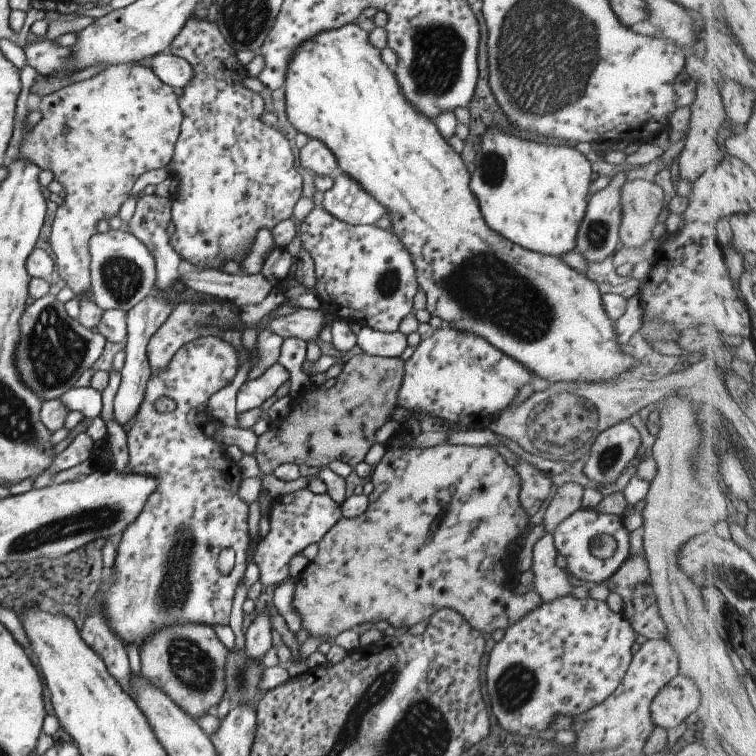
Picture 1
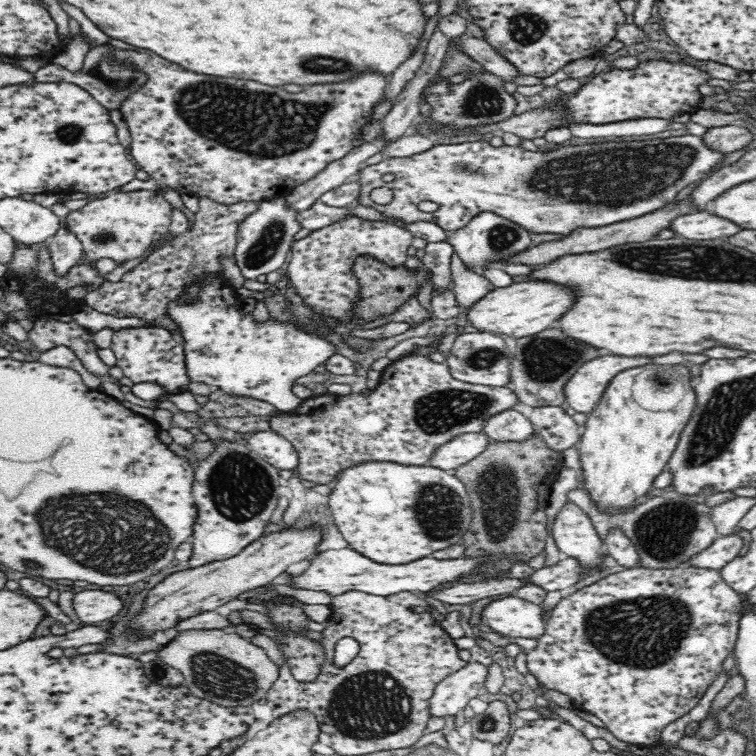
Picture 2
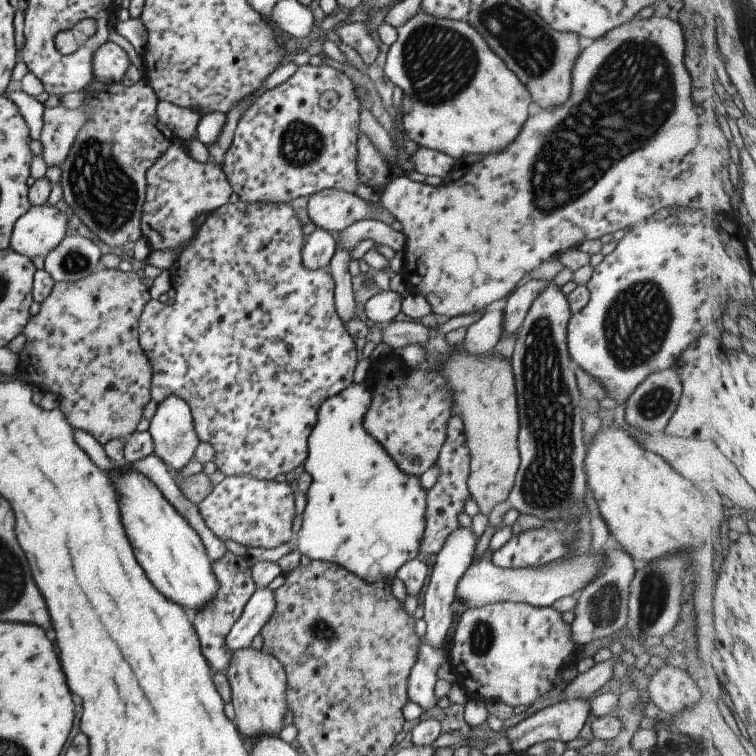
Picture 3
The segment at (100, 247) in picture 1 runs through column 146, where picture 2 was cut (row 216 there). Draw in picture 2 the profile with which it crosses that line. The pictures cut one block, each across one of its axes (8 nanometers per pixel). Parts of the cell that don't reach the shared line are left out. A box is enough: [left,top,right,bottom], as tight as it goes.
[231,198,300,280]

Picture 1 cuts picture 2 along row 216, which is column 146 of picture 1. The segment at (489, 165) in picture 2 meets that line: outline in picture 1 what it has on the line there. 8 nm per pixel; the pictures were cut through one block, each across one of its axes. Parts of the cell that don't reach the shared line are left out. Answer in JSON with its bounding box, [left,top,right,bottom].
[101,337,248,648]

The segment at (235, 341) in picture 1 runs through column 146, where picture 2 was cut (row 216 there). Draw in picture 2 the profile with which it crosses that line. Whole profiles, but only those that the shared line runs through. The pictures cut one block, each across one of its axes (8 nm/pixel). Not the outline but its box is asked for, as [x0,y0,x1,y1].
[286,214,413,325]

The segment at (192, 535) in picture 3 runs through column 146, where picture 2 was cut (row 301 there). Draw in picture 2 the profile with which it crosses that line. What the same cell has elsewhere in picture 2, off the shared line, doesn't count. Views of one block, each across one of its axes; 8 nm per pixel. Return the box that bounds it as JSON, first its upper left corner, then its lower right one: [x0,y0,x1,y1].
[467,278,576,341]

